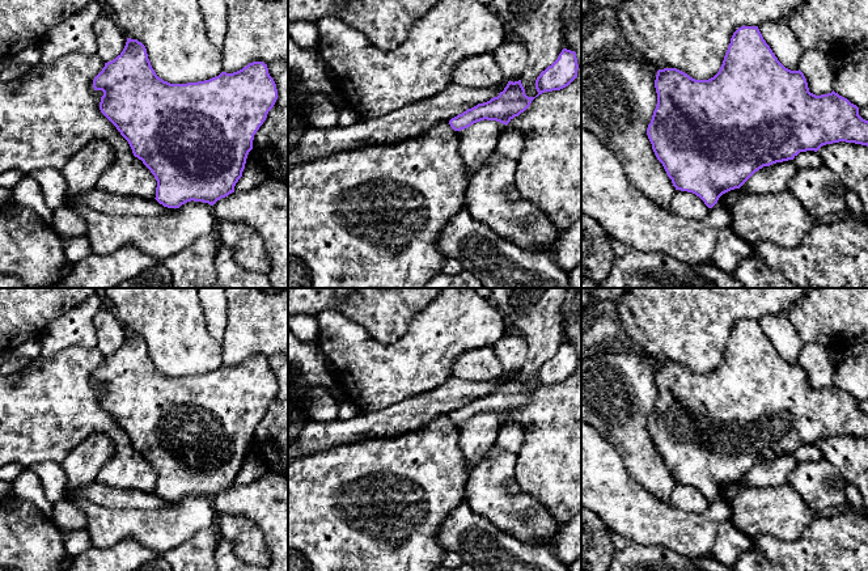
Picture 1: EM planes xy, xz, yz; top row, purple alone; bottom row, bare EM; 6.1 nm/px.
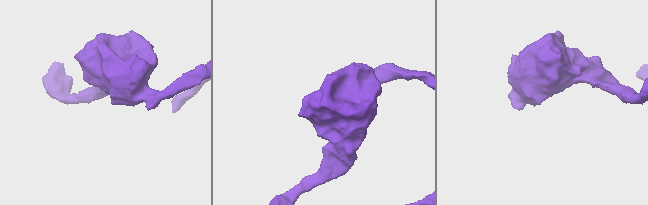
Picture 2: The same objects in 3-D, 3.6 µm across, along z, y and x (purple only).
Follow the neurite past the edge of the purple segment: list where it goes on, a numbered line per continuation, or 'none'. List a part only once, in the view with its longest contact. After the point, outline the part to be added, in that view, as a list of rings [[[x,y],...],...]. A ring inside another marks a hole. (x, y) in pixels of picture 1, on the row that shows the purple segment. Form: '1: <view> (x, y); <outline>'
1: xz (414, 119); [[[508,81],[496,86],[470,88],[453,83],[433,96],[376,119],[359,119],[350,127],[310,127],[298,144],[288,149],[288,168],[360,145],[398,143],[420,136],[435,123],[449,122],[467,109],[497,97],[507,84]]]

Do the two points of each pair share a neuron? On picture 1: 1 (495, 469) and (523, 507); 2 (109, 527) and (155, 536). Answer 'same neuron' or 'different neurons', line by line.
1: same neuron
2: same neuron

